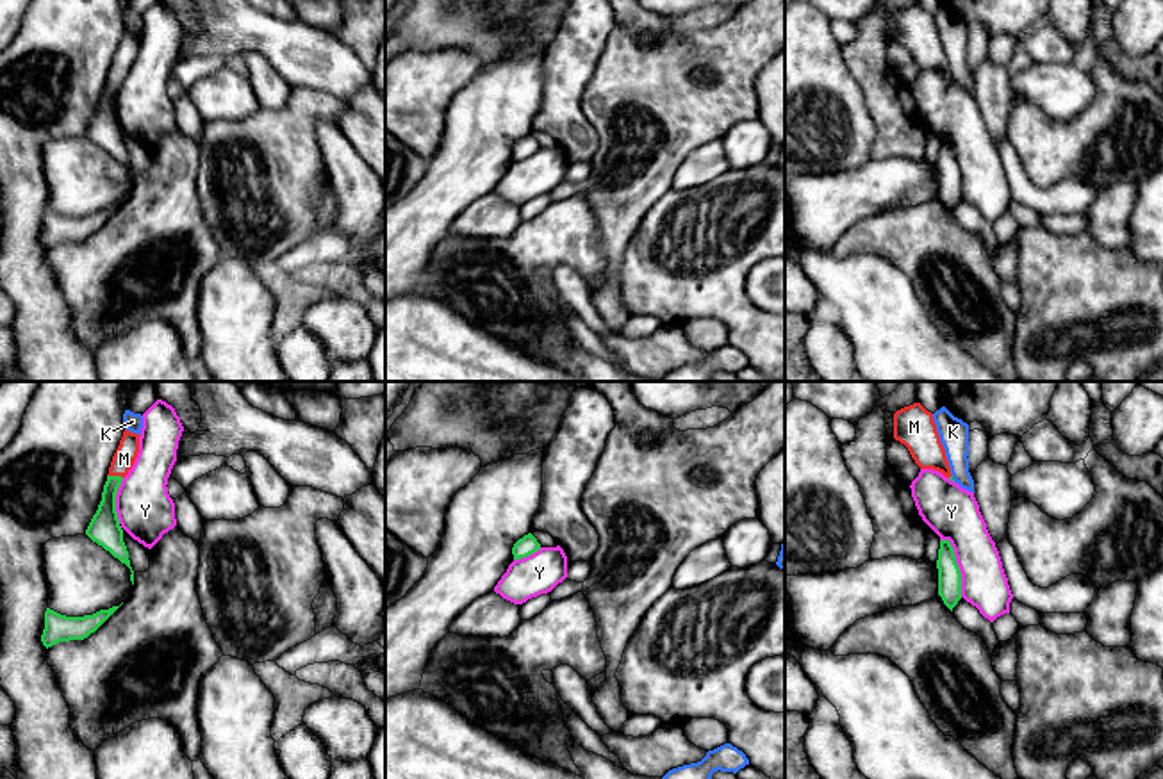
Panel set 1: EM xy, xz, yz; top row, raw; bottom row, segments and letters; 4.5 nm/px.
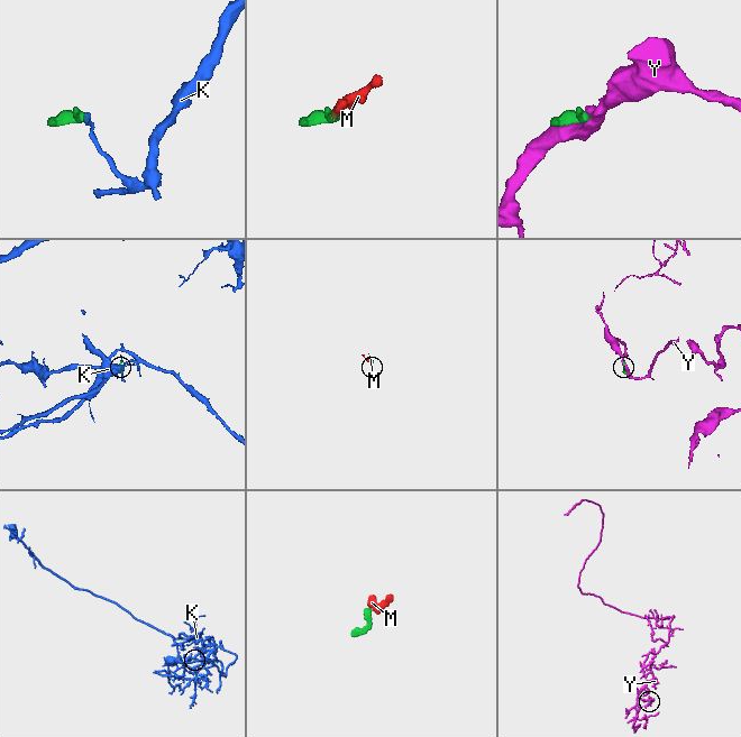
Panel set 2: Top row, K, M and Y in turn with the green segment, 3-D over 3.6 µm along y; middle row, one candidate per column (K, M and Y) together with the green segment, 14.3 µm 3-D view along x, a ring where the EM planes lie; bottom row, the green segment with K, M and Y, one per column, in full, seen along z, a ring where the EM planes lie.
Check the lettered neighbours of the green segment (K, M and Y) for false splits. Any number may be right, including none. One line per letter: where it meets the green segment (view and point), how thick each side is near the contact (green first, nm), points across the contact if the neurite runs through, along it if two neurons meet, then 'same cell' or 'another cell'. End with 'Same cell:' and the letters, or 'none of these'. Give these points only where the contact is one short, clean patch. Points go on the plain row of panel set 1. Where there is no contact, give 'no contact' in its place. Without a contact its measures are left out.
K: meets green in yz at (951, 79); 20 nm thick on the green side, 130 nm on the other; border along yz (951, 77), (955, 81); another cell
M: meets green in xy at (115, 77); 140 nm thick on the green side, 100 nm on the other; runs through xy (104, 129), (107, 97), (115, 77), (125, 56); same cell
Y: meets green in yz at (956, 166); 110 nm thick on the green side, 240 nm on the other; another cell
Same cell: M

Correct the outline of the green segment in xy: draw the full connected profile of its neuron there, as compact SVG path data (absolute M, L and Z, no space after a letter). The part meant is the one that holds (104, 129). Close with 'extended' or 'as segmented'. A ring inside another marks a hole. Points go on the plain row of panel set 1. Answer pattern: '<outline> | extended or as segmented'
M128 30L123 32L123 37L121 37L121 41L120 41L120 46L118 46L118 50L116 50L116 53L114 53L114 57L112 57L111 68L109 68L107 82L105 82L103 93L102 93L102 102L100 102L98 111L96 111L96 114L93 116L93 119L91 119L91 123L89 123L87 130L86 130L86 135L87 135L93 143L96 143L98 146L102 146L105 152L109 152L114 159L118 159L121 164L125 164L125 166L130 169L130 173L132 173L132 175L130 175L132 185L134 185L134 171L132 171L132 168L130 168L128 152L127 152L127 146L125 146L125 143L123 143L123 130L121 130L121 127L120 127L120 119L118 119L118 112L116 112L116 94L118 94L118 89L120 89L123 78L128 75L128 71L132 70L132 66L134 66L134 62L136 62L136 59L137 59L137 53L139 53L139 37L141 37L141 36L132 34L132 32L128 32Z | extended

